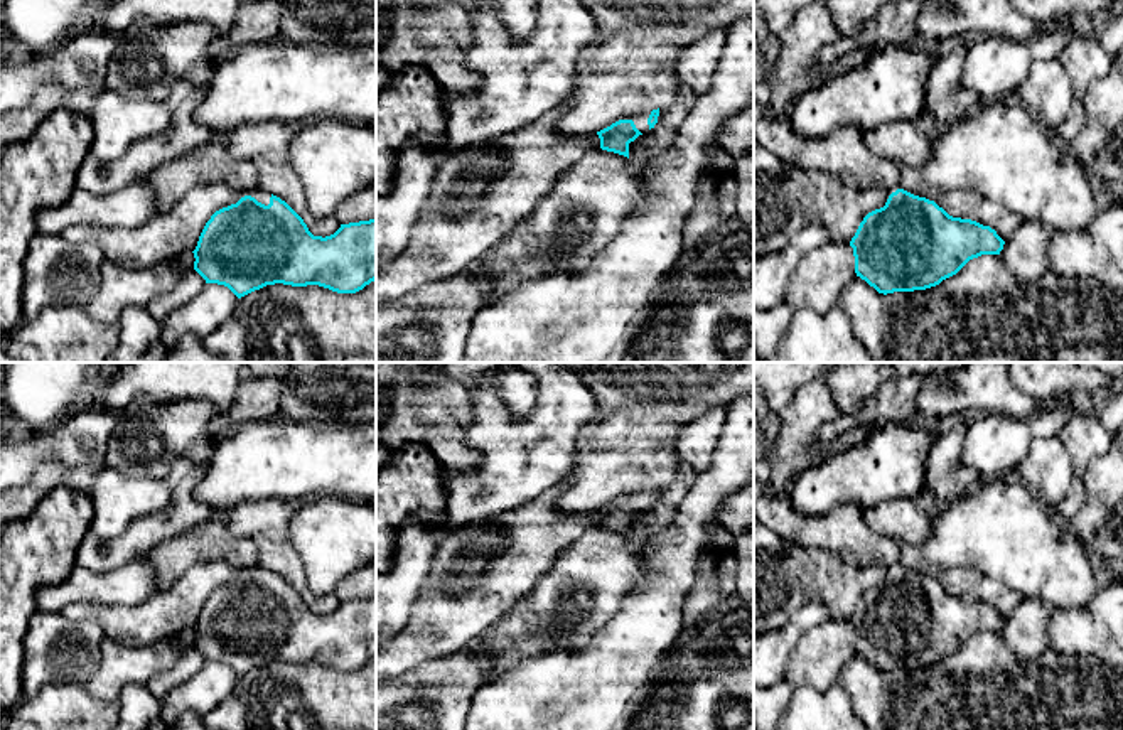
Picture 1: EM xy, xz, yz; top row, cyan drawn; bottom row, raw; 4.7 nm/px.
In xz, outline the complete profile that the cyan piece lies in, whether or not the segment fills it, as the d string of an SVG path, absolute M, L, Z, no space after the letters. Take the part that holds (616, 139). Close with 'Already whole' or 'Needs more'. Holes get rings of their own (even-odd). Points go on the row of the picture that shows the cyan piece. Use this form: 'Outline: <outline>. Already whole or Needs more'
Outline: M659 108L647 113L621 118L610 126L597 132L600 138L600 148L629 158L629 143L634 142L639 135L654 128L658 116Z. Needs more

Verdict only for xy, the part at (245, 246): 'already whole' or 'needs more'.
needs more

